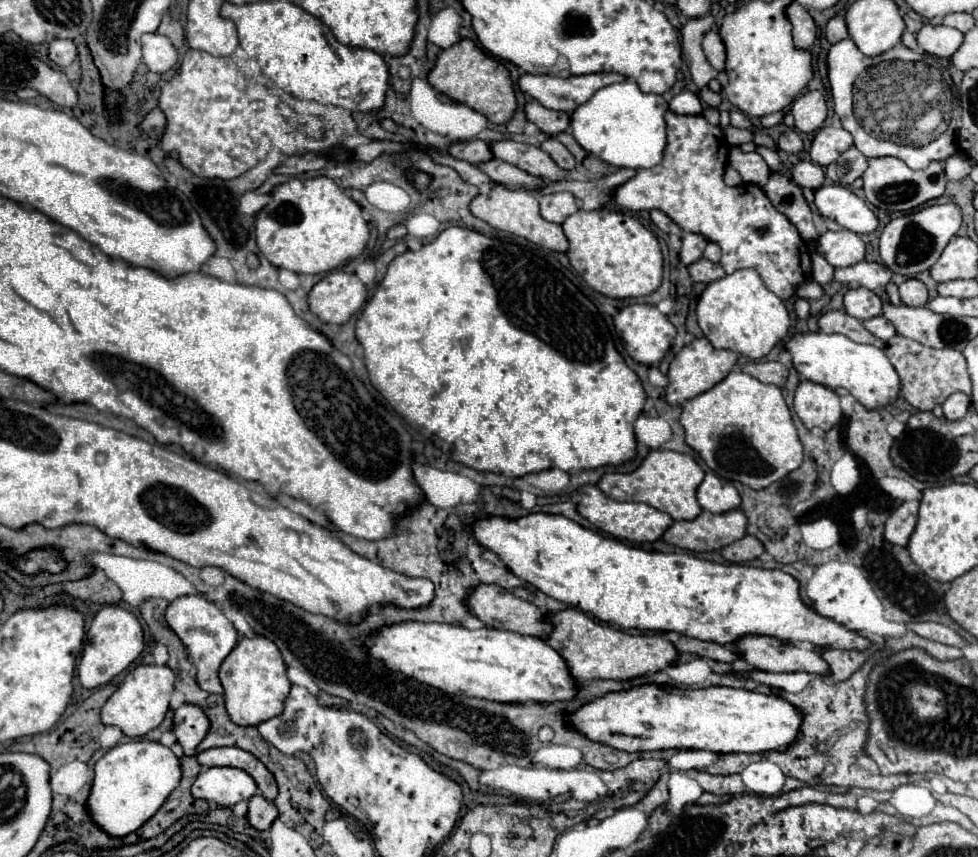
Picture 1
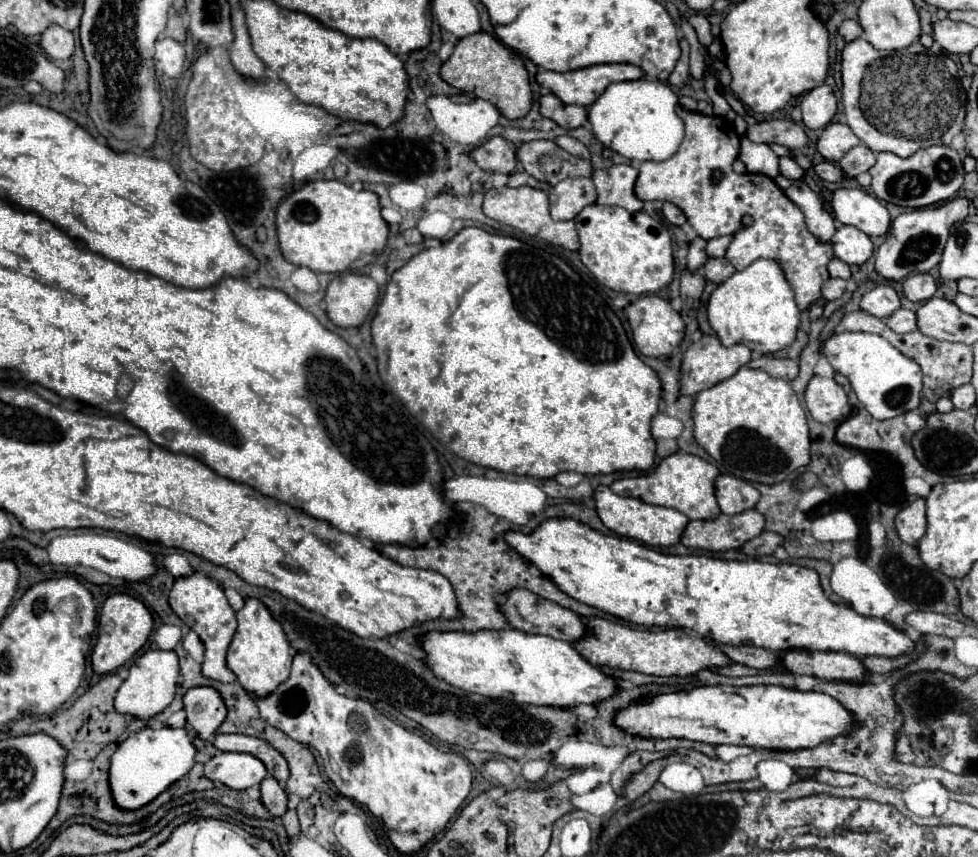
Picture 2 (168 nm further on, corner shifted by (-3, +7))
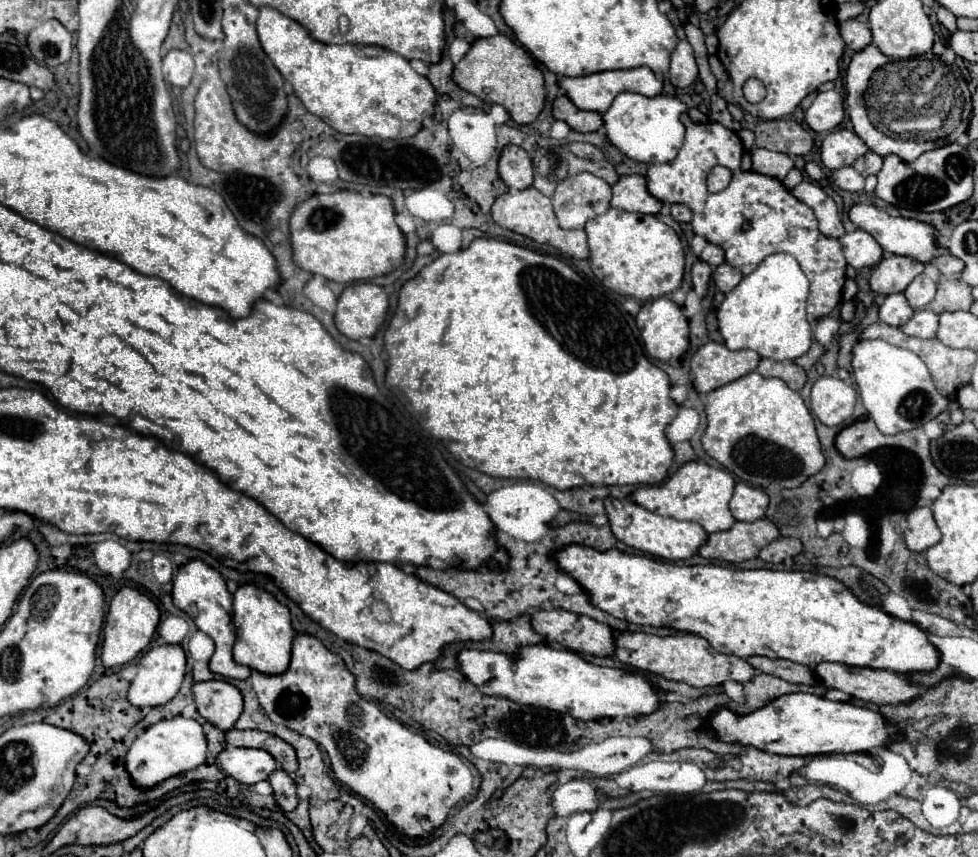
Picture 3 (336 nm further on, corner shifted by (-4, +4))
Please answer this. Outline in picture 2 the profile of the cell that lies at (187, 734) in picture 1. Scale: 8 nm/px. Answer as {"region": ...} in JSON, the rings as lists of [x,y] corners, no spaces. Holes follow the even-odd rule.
{"region":[[[191,687],[185,693],[183,703],[187,711],[187,723],[201,739],[211,741],[227,717],[227,707],[221,693],[213,687]]]}

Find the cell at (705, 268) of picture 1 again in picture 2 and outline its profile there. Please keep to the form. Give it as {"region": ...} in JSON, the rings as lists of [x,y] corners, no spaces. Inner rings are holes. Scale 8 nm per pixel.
{"region":[[[721,257],[721,259],[709,259],[705,263],[705,267],[701,269],[701,273],[705,275],[707,281],[713,281],[715,285],[721,285],[723,281],[727,281],[735,273],[735,267],[725,257]]]}

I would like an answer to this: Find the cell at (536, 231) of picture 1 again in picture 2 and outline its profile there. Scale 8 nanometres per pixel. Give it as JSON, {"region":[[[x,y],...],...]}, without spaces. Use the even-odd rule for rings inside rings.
{"region":[[[501,187],[501,189],[489,189],[483,201],[483,213],[503,225],[511,225],[527,235],[541,237],[553,245],[577,251],[579,249],[579,237],[577,237],[577,227],[573,221],[567,223],[557,223],[549,215],[549,199],[543,189],[533,189],[533,187]]]}

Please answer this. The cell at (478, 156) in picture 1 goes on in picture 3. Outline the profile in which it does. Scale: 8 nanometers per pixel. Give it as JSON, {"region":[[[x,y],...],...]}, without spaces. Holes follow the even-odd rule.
{"region":[[[514,144],[504,146],[502,154],[498,158],[498,176],[506,186],[510,186],[514,190],[524,190],[524,188],[532,186],[530,154]]]}

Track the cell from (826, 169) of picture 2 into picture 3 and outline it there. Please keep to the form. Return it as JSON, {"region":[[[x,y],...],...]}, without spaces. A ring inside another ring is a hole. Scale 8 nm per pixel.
{"region":[[[838,168],[832,172],[832,182],[840,188],[840,190],[848,190],[848,192],[858,192],[864,188],[864,178],[852,168]]]}

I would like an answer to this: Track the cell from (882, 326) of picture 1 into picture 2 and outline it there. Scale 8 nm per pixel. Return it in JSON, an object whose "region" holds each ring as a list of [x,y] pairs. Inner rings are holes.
{"region":[[[899,309],[897,313],[893,313],[893,315],[887,319],[887,325],[889,325],[895,333],[909,333],[909,331],[915,331],[915,329],[917,329],[917,315],[915,315],[915,311]]]}

